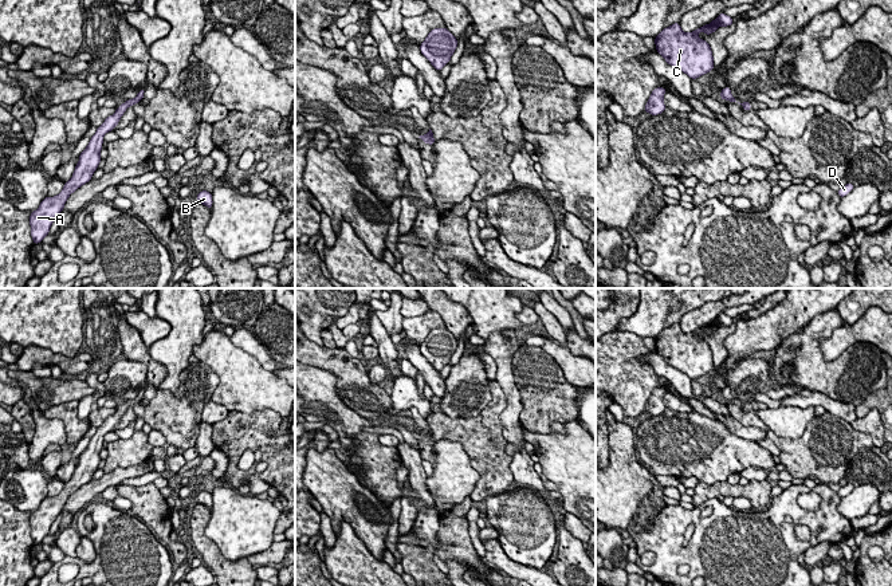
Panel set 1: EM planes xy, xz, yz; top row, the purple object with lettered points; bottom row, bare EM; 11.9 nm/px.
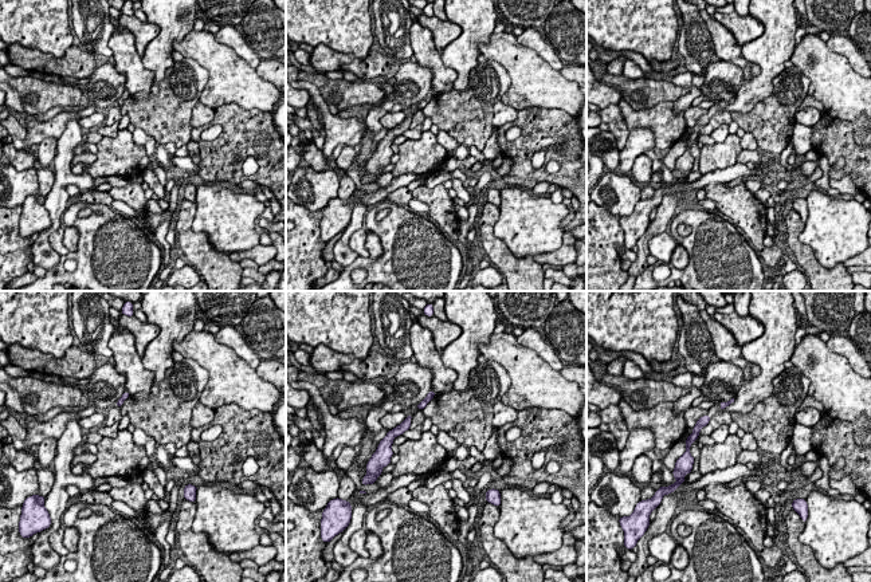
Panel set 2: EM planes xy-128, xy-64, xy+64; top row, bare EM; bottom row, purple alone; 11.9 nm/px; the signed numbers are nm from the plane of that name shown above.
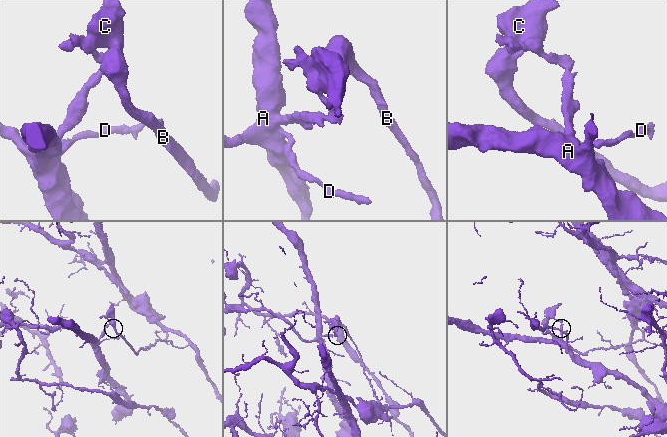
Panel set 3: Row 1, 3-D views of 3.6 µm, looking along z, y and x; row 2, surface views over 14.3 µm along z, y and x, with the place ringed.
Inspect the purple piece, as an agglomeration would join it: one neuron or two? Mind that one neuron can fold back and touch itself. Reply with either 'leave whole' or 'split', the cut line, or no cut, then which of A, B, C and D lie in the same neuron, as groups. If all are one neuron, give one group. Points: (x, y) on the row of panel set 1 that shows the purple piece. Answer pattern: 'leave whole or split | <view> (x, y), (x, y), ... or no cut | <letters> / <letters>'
split | xy (120, 106), (125, 110) | A D / B C

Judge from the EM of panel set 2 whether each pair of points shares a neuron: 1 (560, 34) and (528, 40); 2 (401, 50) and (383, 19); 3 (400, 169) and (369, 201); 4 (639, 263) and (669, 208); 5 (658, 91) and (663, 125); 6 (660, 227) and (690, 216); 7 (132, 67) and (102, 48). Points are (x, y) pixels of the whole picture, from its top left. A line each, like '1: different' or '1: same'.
1: different
2: same
3: different
4: same
5: different
6: different
7: different

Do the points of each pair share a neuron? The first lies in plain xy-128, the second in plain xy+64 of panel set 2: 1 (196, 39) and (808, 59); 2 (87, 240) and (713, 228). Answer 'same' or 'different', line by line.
1: same
2: same

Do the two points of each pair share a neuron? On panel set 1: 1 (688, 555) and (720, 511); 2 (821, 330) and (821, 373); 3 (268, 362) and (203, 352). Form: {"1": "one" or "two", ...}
{"1": "one", "2": "one", "3": "one"}

